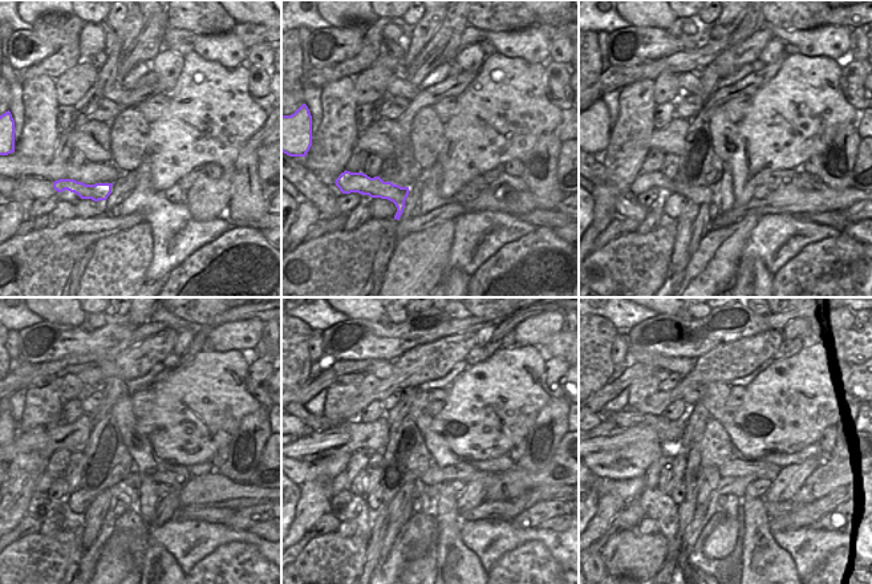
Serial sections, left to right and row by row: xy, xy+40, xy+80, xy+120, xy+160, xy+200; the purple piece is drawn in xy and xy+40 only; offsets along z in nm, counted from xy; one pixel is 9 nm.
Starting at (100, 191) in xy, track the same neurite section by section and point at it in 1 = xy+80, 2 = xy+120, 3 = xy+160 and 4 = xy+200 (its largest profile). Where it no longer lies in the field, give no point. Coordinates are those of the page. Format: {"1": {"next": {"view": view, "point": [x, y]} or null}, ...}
{"1": {"next": {"view": "xy+80", "point": [645, 181]}}, "2": {"next": {"view": "xy+120", "point": [44, 483]}}, "3": {"next": {"view": "xy+160", "point": [341, 482]}}, "4": {"next": {"view": "xy+200", "point": [629, 489]}}}

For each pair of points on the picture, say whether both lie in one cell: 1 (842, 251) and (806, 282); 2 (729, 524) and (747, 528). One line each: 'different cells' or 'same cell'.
1: same cell
2: different cells

